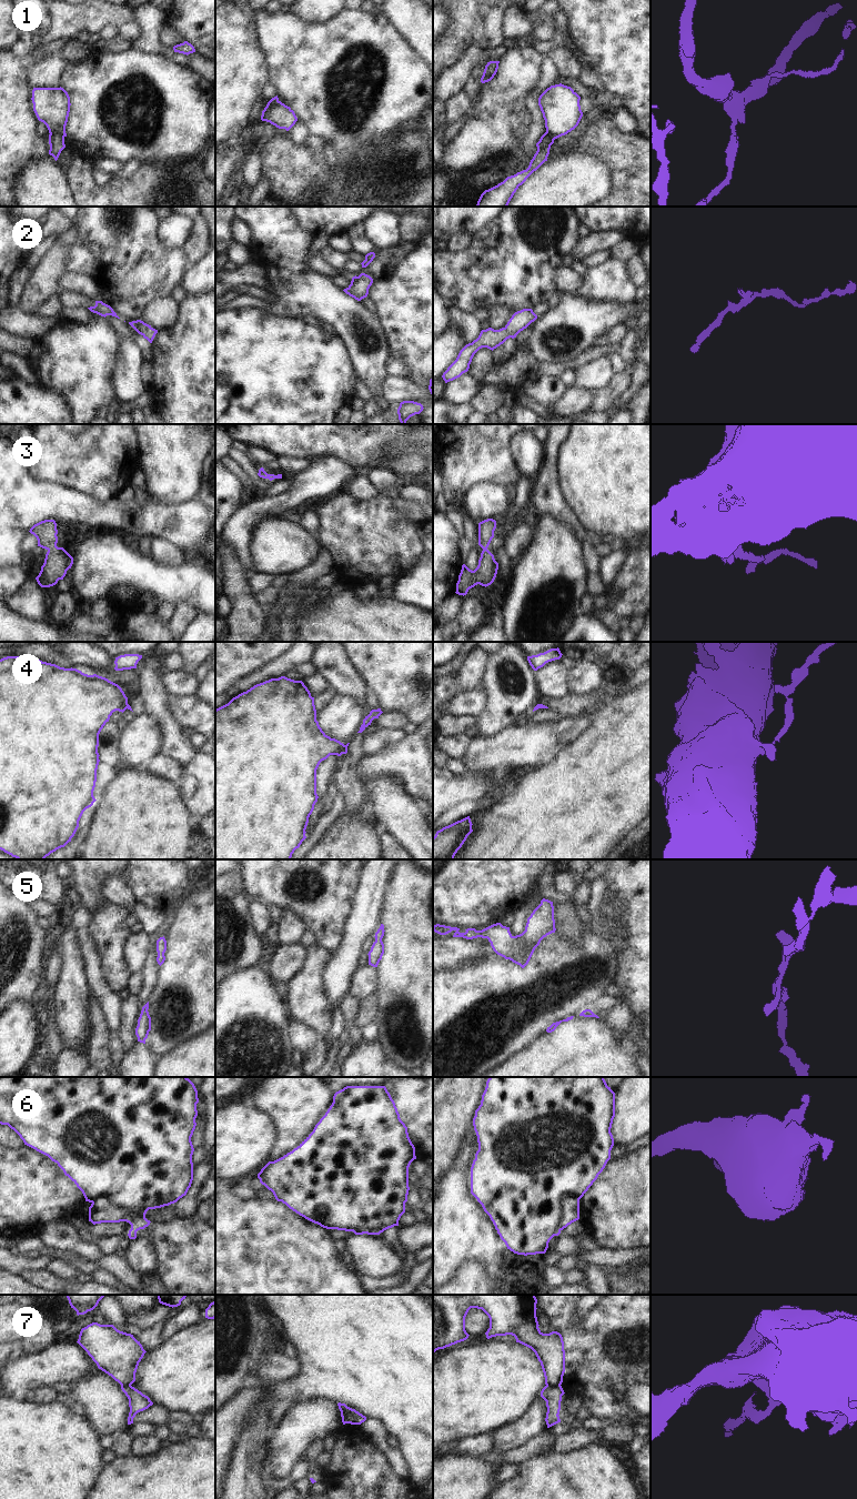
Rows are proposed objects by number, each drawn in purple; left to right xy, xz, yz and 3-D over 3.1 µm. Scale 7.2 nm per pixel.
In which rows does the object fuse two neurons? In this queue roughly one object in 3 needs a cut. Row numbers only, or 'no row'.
1, 4, 6, 7

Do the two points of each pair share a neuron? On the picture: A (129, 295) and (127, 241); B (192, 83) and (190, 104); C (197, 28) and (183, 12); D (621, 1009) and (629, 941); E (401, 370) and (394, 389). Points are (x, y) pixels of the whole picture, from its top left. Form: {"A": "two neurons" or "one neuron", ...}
{"A": "one neuron", "B": "one neuron", "C": "one neuron", "D": "two neurons", "E": "two neurons"}

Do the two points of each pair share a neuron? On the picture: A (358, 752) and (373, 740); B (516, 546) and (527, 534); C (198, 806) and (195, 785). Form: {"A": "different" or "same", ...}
{"A": "different", "B": "same", "C": "same"}

